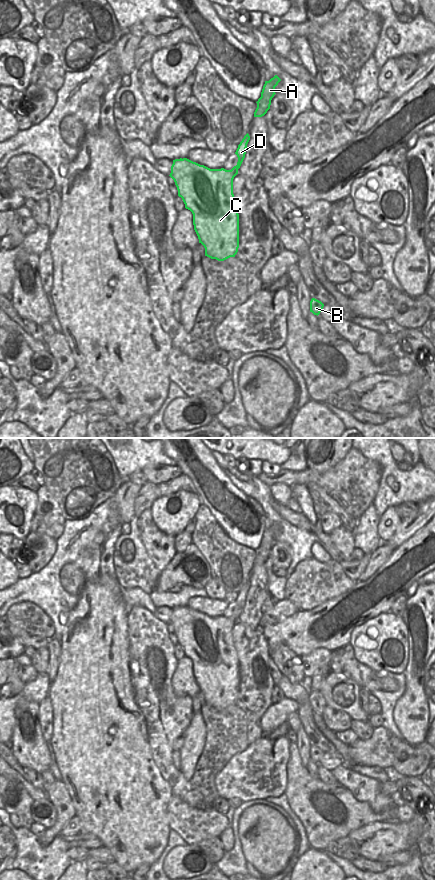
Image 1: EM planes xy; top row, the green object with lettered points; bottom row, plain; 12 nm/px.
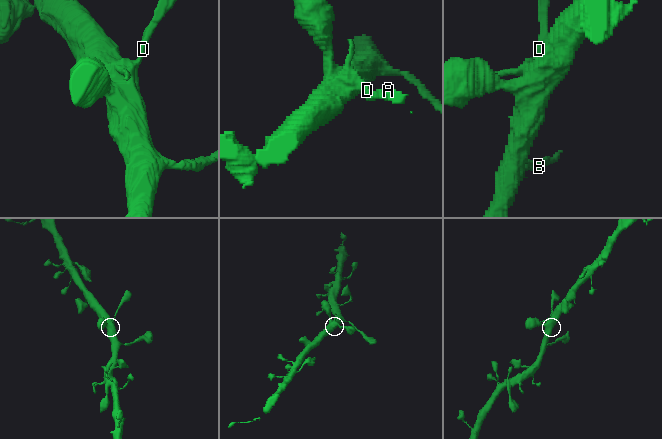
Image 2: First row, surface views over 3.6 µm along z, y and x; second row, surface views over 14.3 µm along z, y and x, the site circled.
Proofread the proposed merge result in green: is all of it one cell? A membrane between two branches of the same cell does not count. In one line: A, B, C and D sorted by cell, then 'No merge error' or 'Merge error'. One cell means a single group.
Groups: A B C D. No merge error.

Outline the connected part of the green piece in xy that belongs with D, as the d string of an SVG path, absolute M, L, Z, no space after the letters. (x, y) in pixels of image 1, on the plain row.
M247 581L235 600L237 613L231 618L210 617L187 606L173 608L170 625L174 628L178 644L182 646L185 656L193 662L194 678L199 691L205 696L205 704L224 709L235 705L239 696L239 662L233 642L233 627L238 622L246 602L250 584Z

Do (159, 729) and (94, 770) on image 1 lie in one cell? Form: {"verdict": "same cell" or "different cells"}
{"verdict": "different cells"}

